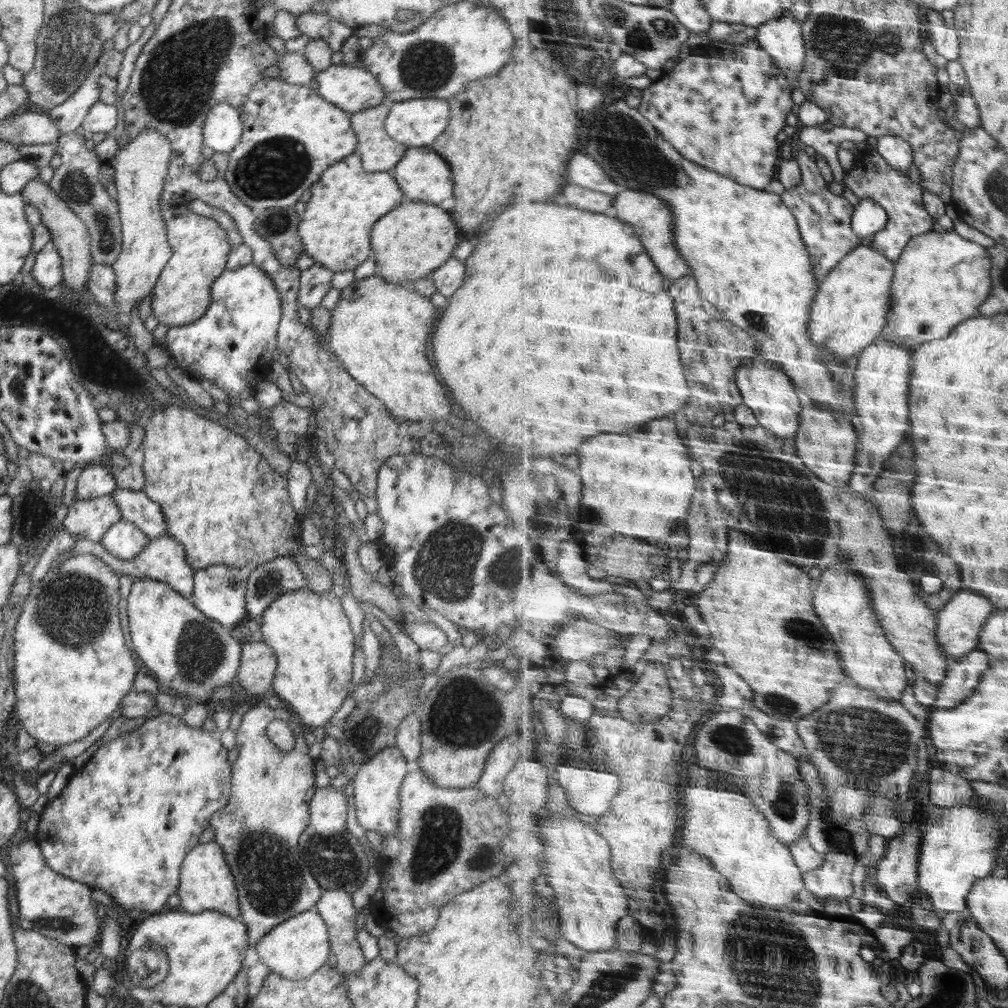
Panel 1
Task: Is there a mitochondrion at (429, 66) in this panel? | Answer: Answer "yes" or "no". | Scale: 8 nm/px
yes

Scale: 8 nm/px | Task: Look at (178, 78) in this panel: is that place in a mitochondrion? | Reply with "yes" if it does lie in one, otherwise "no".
yes

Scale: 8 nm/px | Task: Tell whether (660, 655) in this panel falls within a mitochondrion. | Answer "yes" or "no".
yes

